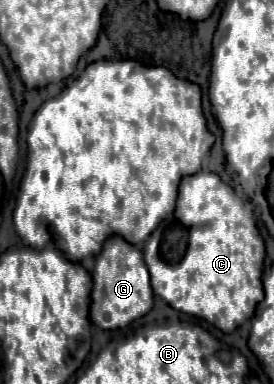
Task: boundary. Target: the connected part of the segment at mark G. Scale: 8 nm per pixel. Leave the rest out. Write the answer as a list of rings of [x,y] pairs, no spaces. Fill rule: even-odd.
[[[113,235],[105,241],[103,251],[95,259],[93,267],[93,289],[91,289],[91,307],[89,319],[101,329],[123,329],[131,321],[143,317],[153,307],[153,291],[149,285],[149,273],[143,261],[141,251],[135,245],[127,243],[123,237]]]

